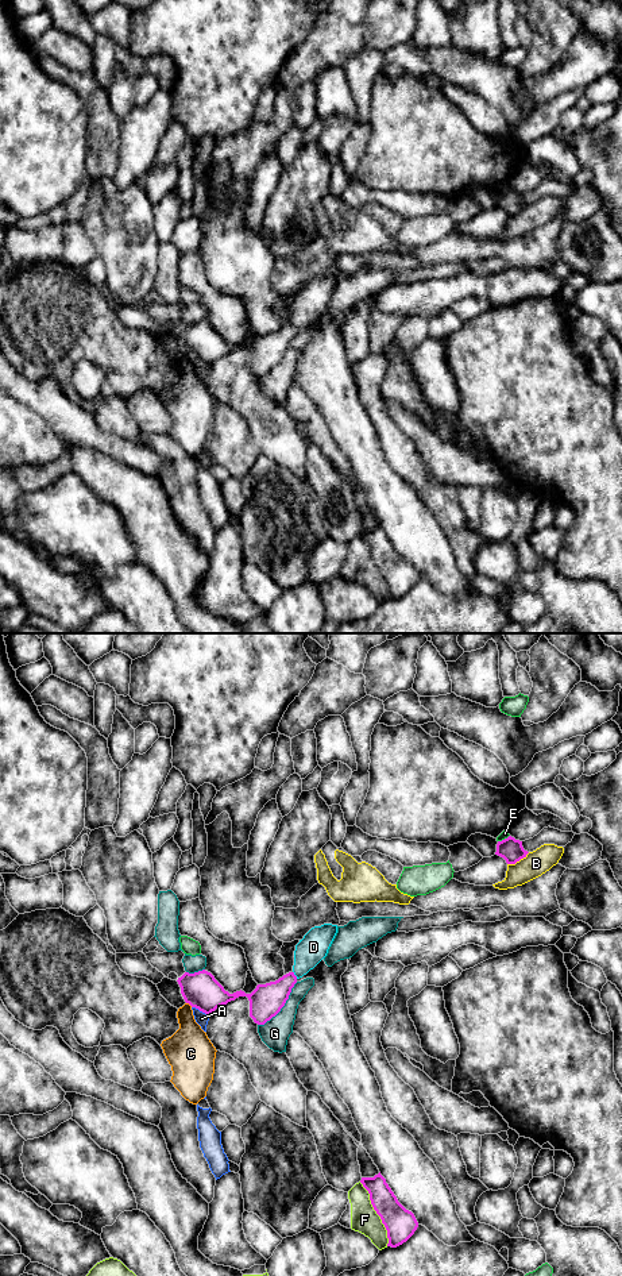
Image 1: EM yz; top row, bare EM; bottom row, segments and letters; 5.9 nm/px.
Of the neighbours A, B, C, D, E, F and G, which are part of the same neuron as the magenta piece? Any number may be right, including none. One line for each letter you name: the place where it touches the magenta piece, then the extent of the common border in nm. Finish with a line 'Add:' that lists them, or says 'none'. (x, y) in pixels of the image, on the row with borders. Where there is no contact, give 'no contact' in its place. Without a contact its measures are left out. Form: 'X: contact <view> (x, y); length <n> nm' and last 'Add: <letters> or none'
D: contact yz (294, 975); length 50 nm
Add: D

